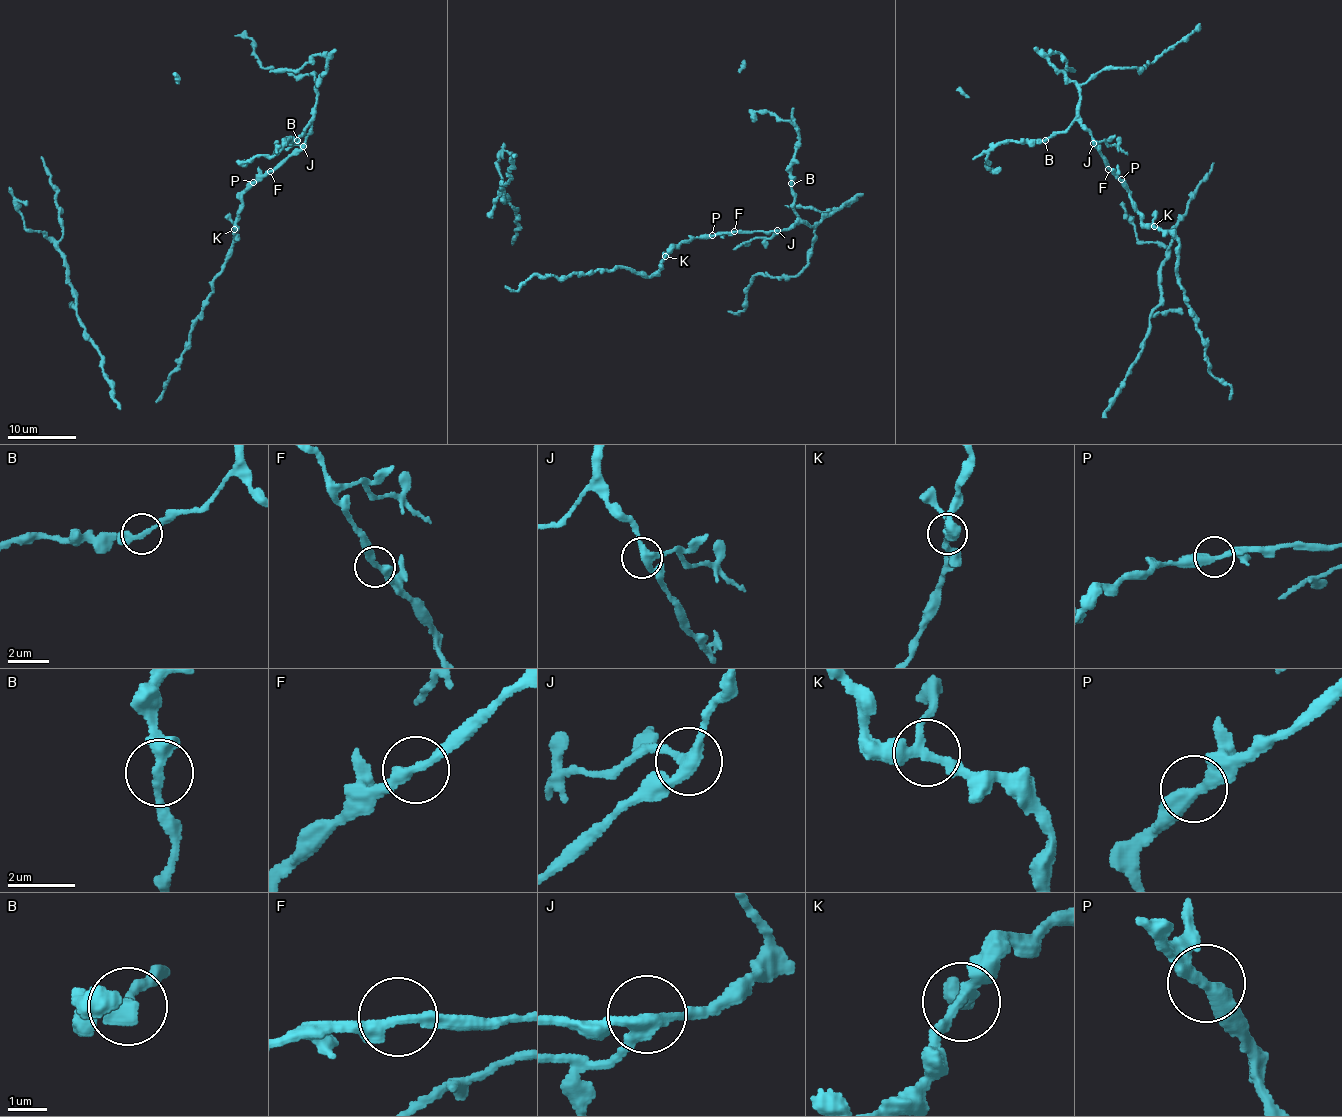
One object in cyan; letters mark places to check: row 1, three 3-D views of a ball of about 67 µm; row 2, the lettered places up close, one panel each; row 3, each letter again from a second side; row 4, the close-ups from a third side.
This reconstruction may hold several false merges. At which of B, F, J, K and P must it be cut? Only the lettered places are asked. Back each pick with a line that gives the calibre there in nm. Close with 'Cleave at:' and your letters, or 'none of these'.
Cleave at: none of these

